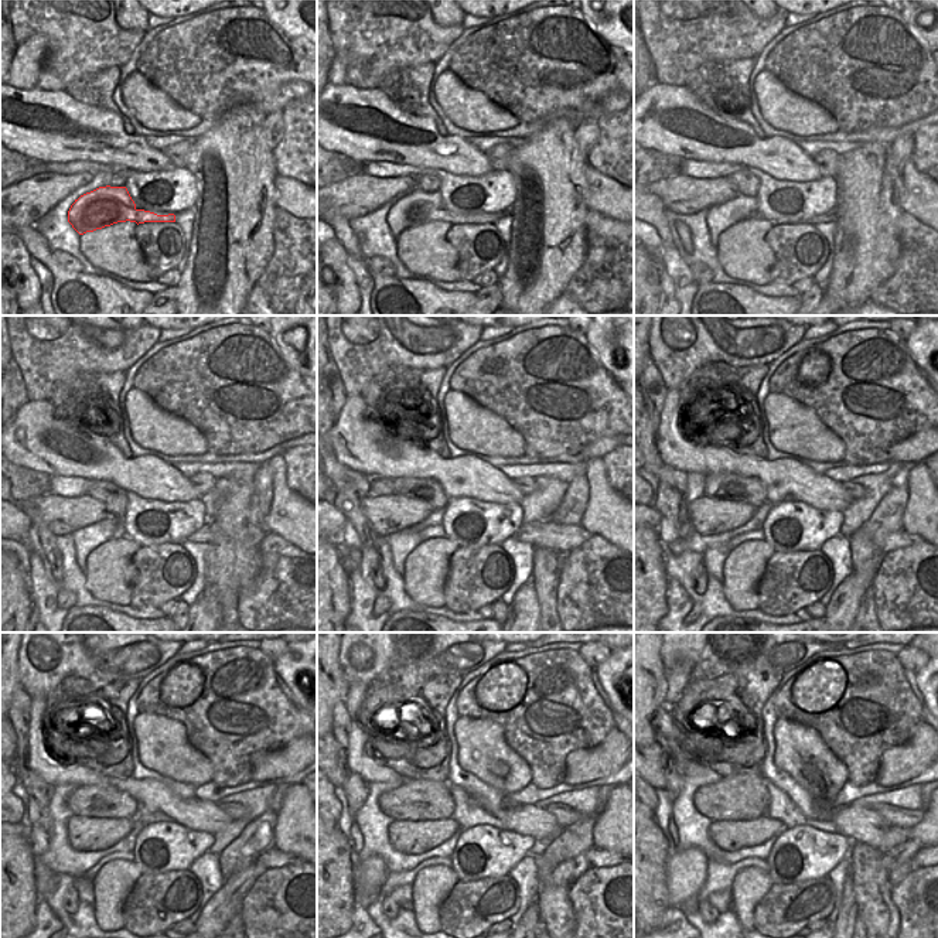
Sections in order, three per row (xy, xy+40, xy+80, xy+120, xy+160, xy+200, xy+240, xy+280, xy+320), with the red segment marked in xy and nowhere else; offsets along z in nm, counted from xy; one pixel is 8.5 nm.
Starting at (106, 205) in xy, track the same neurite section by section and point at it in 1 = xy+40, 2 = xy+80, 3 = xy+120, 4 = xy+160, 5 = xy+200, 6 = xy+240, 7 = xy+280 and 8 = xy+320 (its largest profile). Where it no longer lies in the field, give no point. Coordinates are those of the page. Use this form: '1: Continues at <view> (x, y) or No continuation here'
1: Continues at xy+40 (419, 214)
2: Continues at xy+80 (831, 217)
3: Continues at xy+120 (210, 532)
4: Continues at xy+160 (548, 535)
5: Continues at xy+200 (900, 539)
6: Continues at xy+240 (273, 858)
7: Continues at xy+280 (596, 858)
8: Continues at xy+320 (921, 859)

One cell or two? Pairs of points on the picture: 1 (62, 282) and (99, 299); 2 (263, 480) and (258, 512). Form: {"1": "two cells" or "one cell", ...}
{"1": "one cell", "2": "one cell"}

